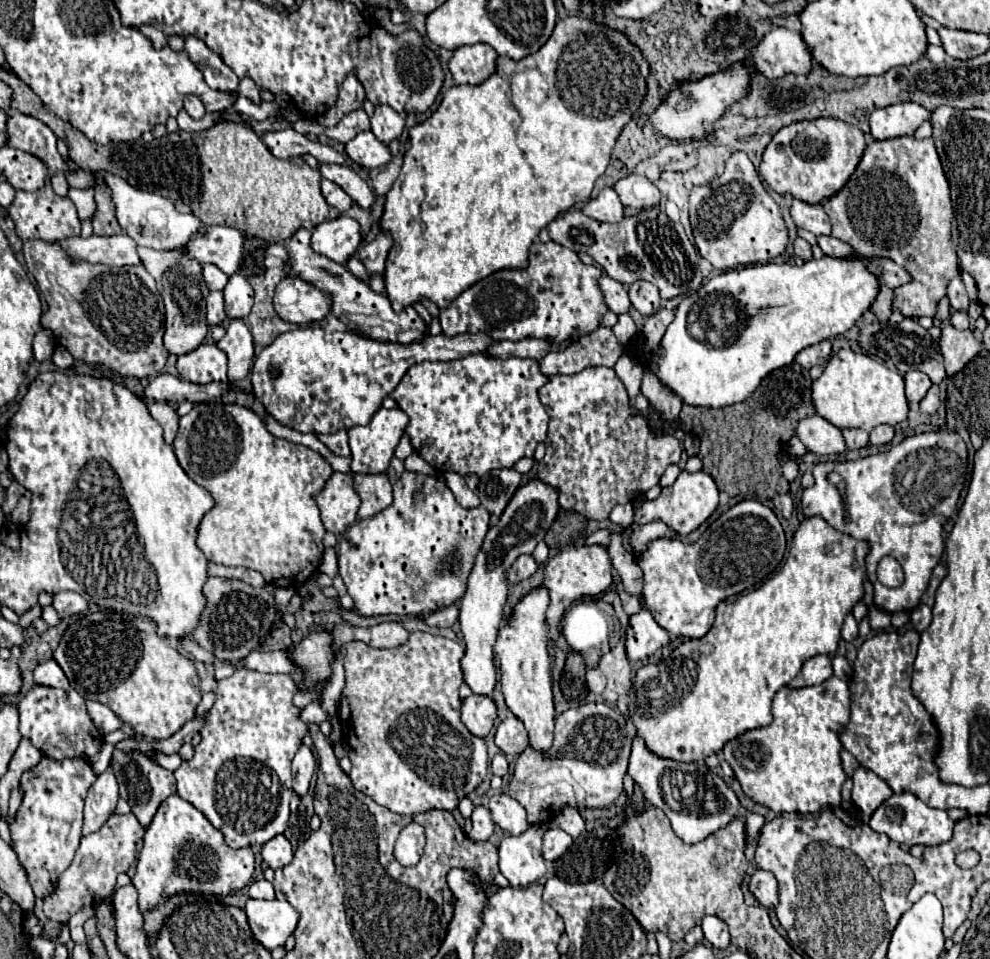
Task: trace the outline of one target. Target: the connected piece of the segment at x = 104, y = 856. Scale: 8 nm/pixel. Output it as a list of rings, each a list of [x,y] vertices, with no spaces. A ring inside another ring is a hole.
[[[113,813],[99,831],[87,837],[81,837],[81,845],[77,849],[73,863],[67,867],[65,875],[61,875],[61,879],[57,881],[53,895],[43,901],[45,917],[49,921],[67,923],[69,917],[81,911],[83,907],[103,903],[109,895],[113,895],[117,885],[117,875],[125,873],[135,861],[137,841],[143,837],[143,833],[145,833],[145,827],[135,819],[133,813],[127,813],[127,815]]]

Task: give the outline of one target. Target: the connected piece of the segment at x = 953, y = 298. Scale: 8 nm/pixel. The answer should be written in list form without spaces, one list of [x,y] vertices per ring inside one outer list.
[[[955,277],[949,287],[947,287],[947,297],[949,297],[949,303],[953,309],[957,311],[965,311],[969,307],[969,297],[967,297],[967,291],[965,291],[965,285],[961,281],[961,277]]]

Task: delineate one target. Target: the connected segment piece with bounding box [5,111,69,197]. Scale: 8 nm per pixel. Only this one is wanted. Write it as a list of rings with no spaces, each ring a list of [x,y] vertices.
[[[19,111],[7,117],[5,133],[7,133],[5,143],[9,143],[9,147],[27,151],[47,165],[53,189],[65,197],[69,185],[67,185],[67,179],[63,177],[65,161],[59,155],[55,133],[41,119]]]

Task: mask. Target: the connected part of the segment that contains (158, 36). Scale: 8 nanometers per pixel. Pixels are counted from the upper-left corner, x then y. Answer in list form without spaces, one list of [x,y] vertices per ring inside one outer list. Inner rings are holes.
[[[141,25],[141,27],[139,27],[139,31],[141,31],[141,33],[145,33],[145,35],[149,37],[149,41],[153,43],[153,47],[155,47],[155,49],[161,49],[161,47],[165,47],[165,45],[167,45],[167,35],[165,35],[163,31],[155,29],[153,25]]]

